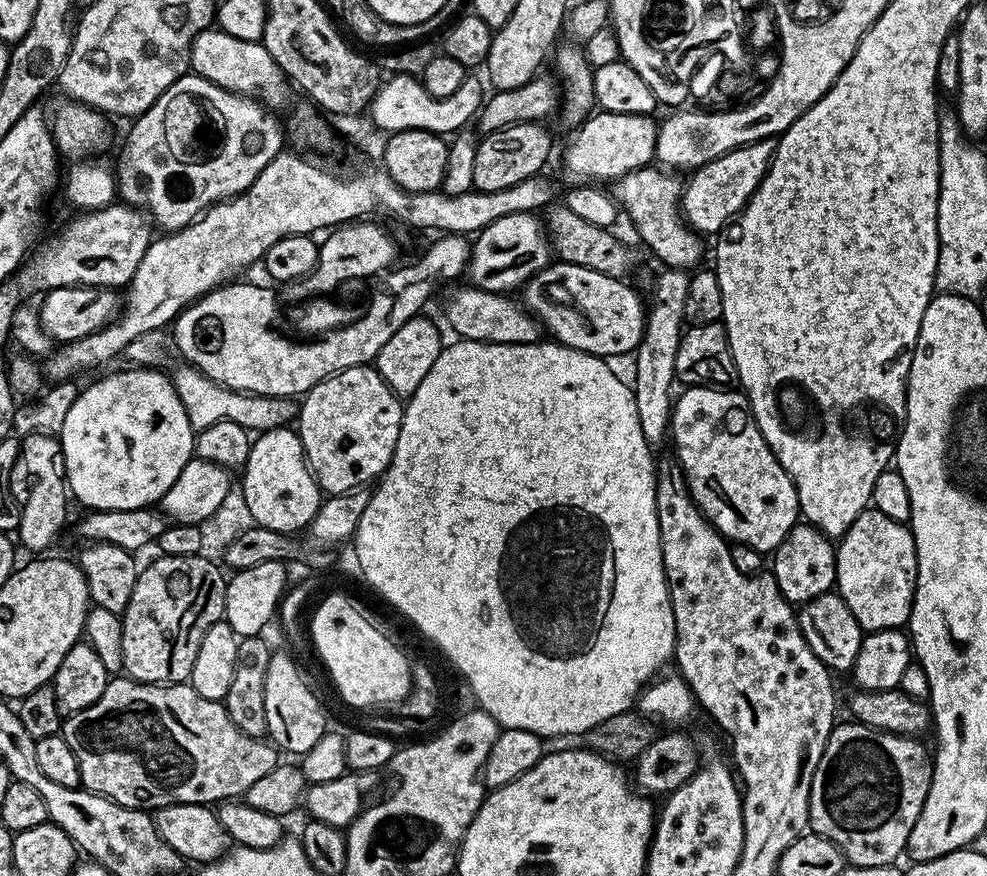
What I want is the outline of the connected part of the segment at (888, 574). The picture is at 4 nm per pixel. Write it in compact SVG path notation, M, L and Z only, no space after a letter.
M871 506L864 509L858 518L846 530L844 536L839 537L835 545L836 550L836 583L835 591L850 606L850 614L860 623L865 633L881 632L891 628L903 629L908 622L908 615L912 612L912 595L916 589L916 543L912 537L912 529L908 524L899 524L886 514Z

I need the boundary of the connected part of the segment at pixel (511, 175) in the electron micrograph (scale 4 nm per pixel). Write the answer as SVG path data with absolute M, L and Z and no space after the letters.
M543 123L515 124L497 132L489 132L476 146L474 154L473 189L478 192L493 192L514 187L526 178L543 173L544 163L552 152L552 136Z

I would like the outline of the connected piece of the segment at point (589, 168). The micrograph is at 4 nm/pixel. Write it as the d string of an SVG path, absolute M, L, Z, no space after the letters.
M597 111L573 131L576 133L564 152L564 168L580 182L615 182L628 172L647 168L656 154L657 127L652 116Z

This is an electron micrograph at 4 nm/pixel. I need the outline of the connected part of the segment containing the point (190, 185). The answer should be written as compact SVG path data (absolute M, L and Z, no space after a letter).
M195 74L180 76L146 111L141 112L139 116L131 121L132 129L128 132L128 141L124 144L124 154L120 158L120 172L118 168L119 199L125 204L130 204L143 210L154 221L155 227L163 230L165 233L176 232L179 228L185 228L187 224L192 223L200 213L211 208L212 205L218 204L222 200L230 200L240 192L248 189L256 181L258 174L262 174L262 170L266 170L266 166L270 161L275 156L280 155L286 144L286 132L282 127L281 121L279 124L276 121L275 114L270 111L272 110L266 110L265 105L257 102L253 97L226 90L222 86L218 86L201 76Z

